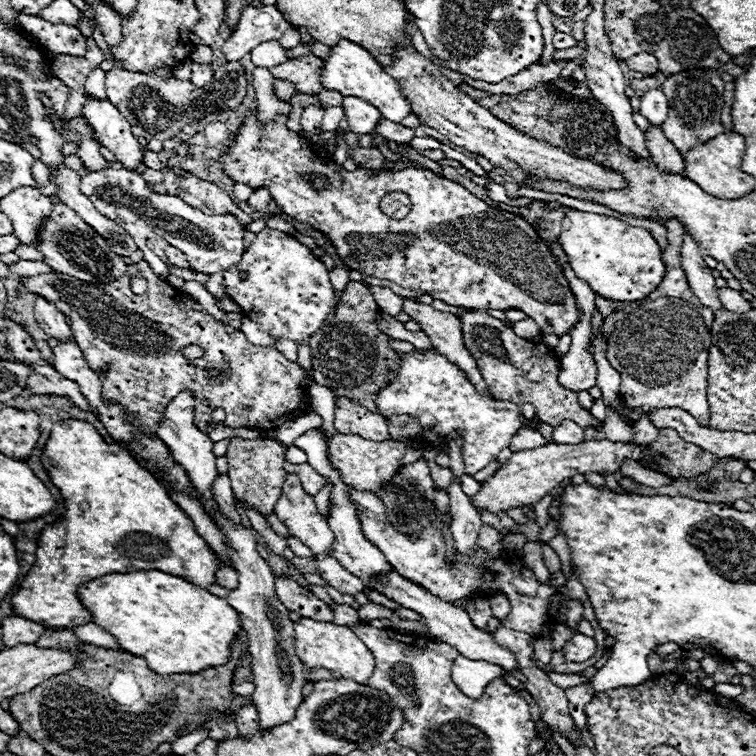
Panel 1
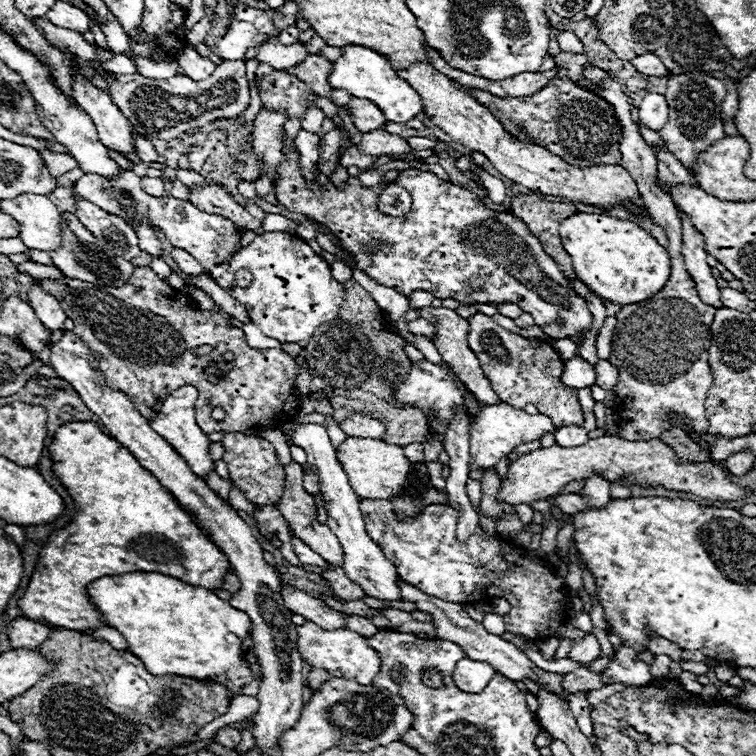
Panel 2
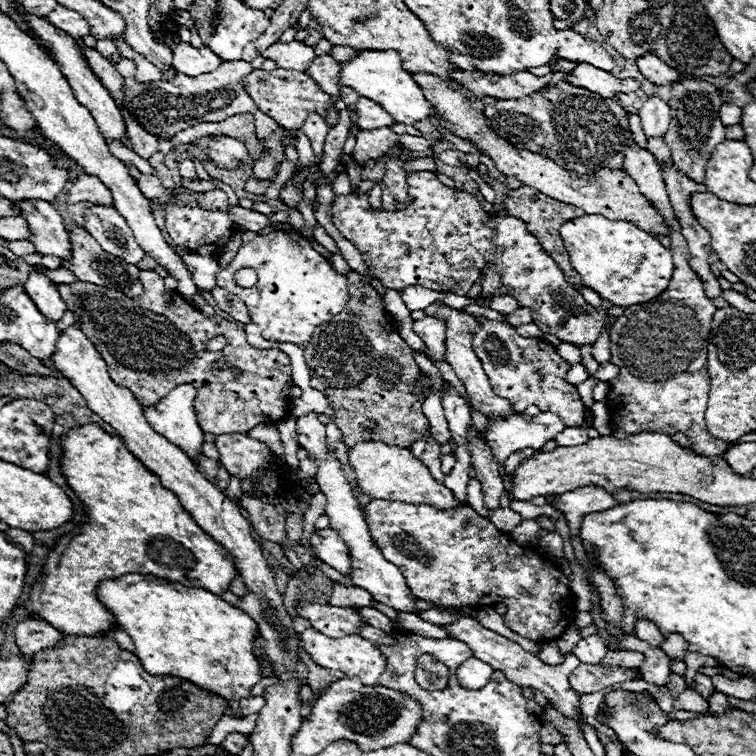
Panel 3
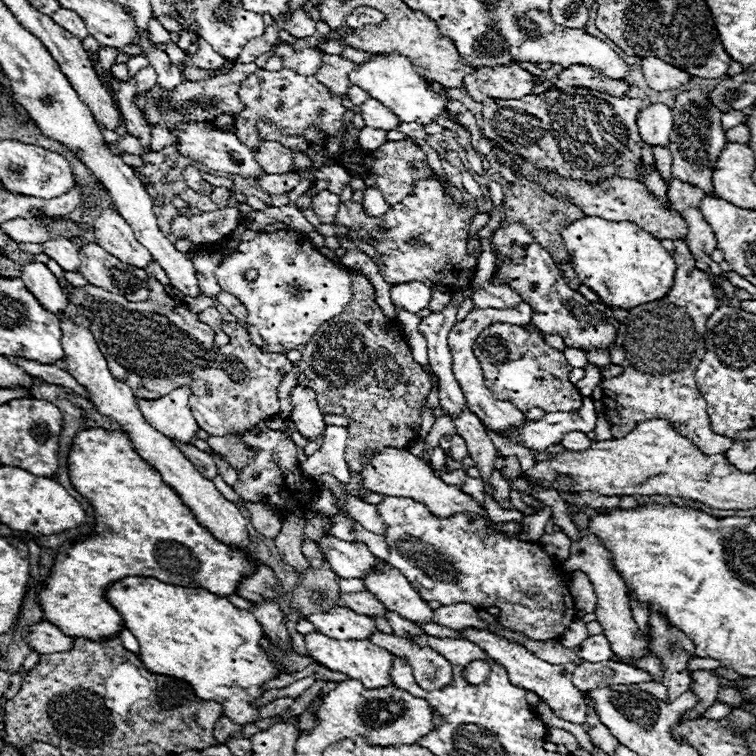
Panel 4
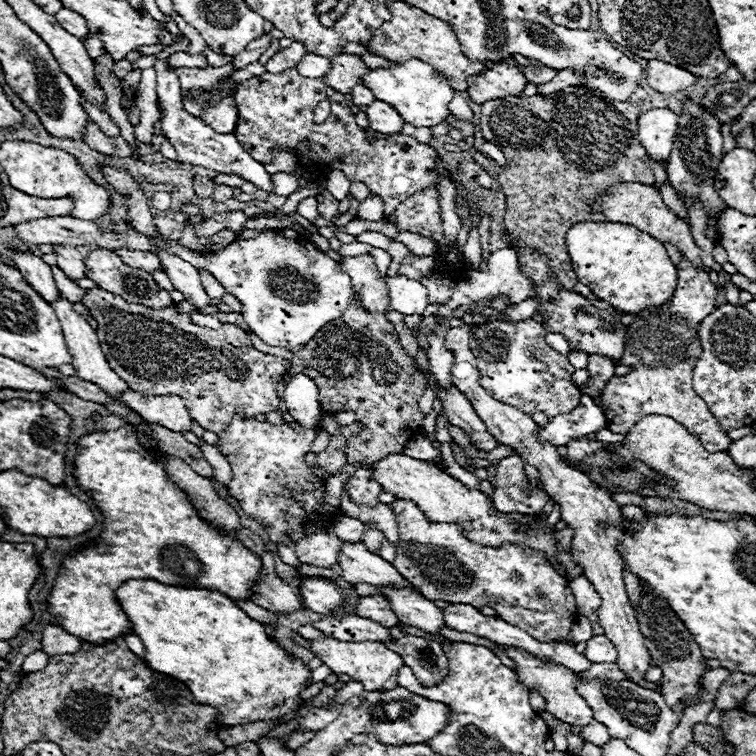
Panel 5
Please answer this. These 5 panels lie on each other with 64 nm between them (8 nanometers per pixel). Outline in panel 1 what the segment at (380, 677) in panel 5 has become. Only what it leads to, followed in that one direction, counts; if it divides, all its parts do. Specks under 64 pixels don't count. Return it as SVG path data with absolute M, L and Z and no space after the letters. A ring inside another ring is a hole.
M300 618L294 624L296 632L296 656L310 666L310 668L326 668L330 672L340 672L342 678L352 678L354 682L366 684L366 680L372 676L376 660L372 652L362 644L362 640L346 626L336 624L322 624L310 618Z

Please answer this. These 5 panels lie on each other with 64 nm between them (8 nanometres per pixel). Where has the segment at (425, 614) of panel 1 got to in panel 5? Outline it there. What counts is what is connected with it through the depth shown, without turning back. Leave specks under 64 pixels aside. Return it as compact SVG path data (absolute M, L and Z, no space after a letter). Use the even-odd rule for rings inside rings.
M502 646L502 648L516 662L520 682L524 682L528 688L538 690L544 696L546 712L554 714L554 718L558 718L562 722L568 722L572 726L588 726L594 720L592 708L586 704L586 700L574 688L574 672L572 670L568 670L564 666L544 666L542 662L532 658L532 654L528 654L528 652L520 650L520 648L510 648L510 646Z

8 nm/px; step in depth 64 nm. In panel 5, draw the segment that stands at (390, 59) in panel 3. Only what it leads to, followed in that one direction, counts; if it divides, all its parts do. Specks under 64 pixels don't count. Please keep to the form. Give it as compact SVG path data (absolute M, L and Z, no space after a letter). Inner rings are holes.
M410 60L406 64L394 64L394 68L390 70L374 68L362 78L362 84L368 86L378 100L392 104L400 112L404 122L412 126L430 128L430 126L444 122L450 116L448 104L454 96L454 88L448 84L448 80L440 72L434 72L434 68L430 68L428 64L420 60Z

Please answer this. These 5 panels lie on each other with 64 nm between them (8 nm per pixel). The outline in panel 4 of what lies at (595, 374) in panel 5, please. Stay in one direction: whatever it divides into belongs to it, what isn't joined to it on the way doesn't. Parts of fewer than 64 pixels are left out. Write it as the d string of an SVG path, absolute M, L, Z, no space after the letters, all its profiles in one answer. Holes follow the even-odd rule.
M590 350L588 352L588 362L594 364L598 370L604 370L610 366L610 352L606 350Z

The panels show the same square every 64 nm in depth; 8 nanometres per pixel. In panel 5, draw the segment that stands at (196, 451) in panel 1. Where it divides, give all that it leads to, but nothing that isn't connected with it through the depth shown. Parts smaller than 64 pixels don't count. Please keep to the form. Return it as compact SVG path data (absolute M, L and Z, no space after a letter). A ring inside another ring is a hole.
M134 390L120 392L120 400L124 400L132 410L136 410L146 422L156 422L174 432L190 430L192 418L180 396L144 396Z

